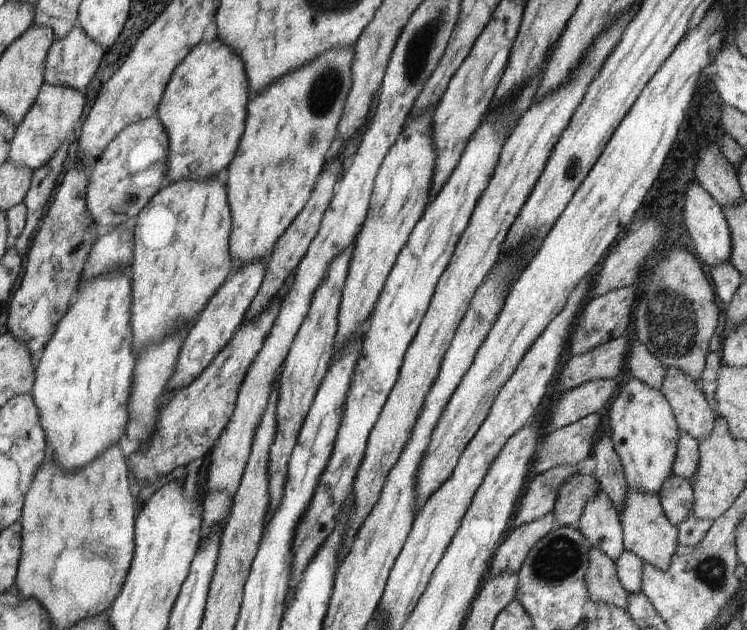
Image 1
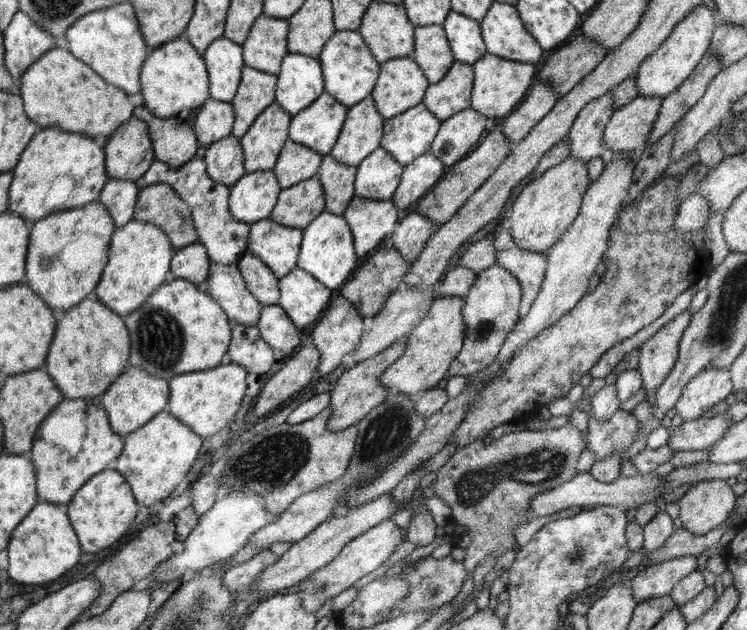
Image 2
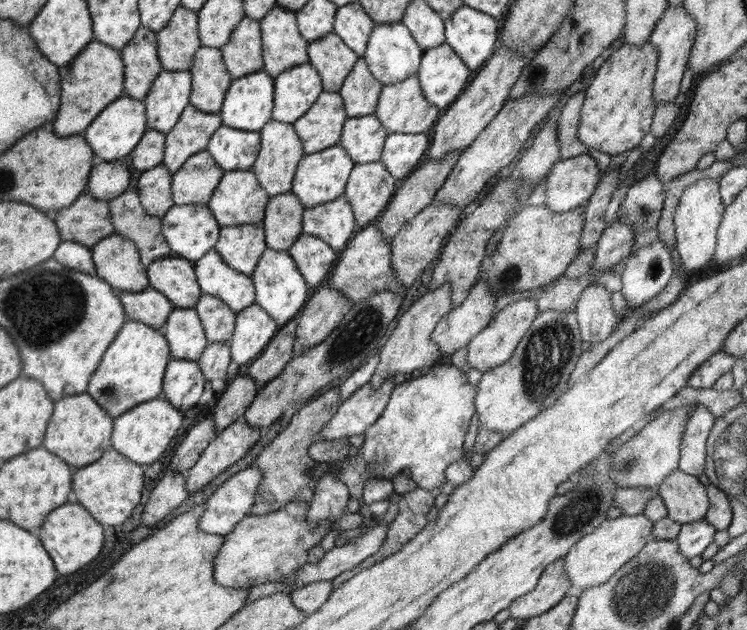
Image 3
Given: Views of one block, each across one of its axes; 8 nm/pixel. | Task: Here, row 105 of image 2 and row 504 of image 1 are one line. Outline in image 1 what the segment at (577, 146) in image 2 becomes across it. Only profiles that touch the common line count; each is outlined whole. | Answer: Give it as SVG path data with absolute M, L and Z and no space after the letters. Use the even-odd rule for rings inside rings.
M604 490L586 500L576 528L591 542L593 548L598 548L614 562L625 550L618 511Z

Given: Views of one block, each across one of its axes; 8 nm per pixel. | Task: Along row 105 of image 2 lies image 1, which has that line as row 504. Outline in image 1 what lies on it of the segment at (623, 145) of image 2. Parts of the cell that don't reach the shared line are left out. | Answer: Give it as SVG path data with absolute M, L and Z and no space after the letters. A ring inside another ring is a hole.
M628 488L624 508L618 512L618 516L622 524L625 550L634 552L643 562L656 566L658 570L666 570L679 545L679 530L666 518L658 495Z

